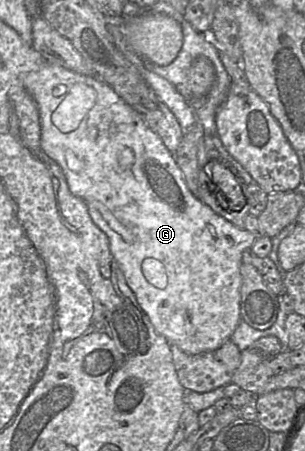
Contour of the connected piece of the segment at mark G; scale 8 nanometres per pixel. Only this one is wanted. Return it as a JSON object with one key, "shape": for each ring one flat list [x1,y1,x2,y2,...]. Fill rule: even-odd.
{"shape":[[44,61,38,71,24,75,23,86,39,111,43,151,61,168,71,192,85,202,93,223,105,234,127,285,155,330,191,355,221,347,241,320,242,254,251,249,256,237,217,215,191,193,173,153,159,135,96,76,81,75],[57,85,68,87,65,97,52,94]]}

